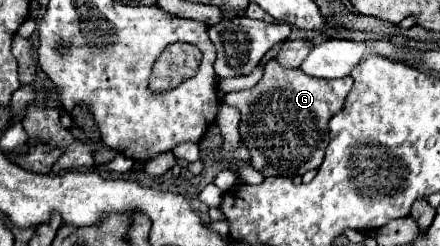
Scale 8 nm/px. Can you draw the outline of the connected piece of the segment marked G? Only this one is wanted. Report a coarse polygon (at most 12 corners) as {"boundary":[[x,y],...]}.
{"boundary":[[270,59],[226,93],[256,171],[320,167],[352,77]]}

